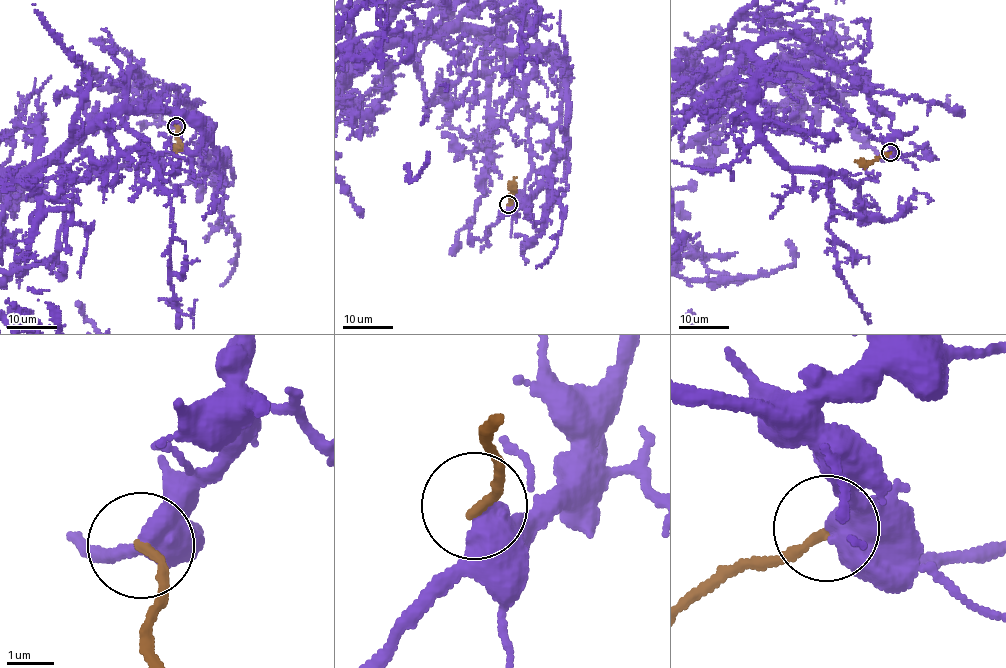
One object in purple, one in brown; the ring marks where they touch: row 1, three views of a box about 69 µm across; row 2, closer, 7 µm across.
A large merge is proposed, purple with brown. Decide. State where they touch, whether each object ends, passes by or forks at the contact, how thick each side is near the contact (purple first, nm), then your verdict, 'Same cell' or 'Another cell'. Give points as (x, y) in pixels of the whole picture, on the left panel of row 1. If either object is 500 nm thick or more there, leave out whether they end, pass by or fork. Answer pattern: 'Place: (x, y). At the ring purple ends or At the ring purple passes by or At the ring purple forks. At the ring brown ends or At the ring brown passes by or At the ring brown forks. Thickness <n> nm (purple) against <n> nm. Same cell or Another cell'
Place: (176, 126). Thickness 650 nm (purple) against 200 nm. Another cell

